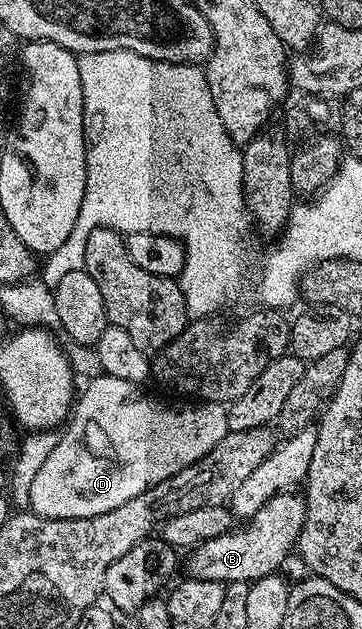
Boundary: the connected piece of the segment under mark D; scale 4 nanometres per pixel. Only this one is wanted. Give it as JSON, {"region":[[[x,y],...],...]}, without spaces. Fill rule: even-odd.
{"region":[[[107,375],[97,377],[95,380],[85,381],[84,387],[86,389],[83,392],[81,389],[77,393],[76,403],[68,417],[68,423],[61,429],[56,450],[52,451],[52,454],[45,459],[44,466],[37,471],[36,478],[32,481],[28,508],[37,516],[52,518],[53,520],[75,520],[76,518],[92,518],[96,514],[108,514],[108,510],[116,510],[116,506],[124,506],[124,502],[132,502],[132,498],[136,498],[136,494],[144,494],[144,490],[172,478],[180,470],[192,466],[192,462],[204,458],[204,454],[208,454],[208,450],[212,450],[212,446],[216,446],[216,442],[220,442],[220,438],[224,438],[226,433],[230,431],[228,418],[226,417],[228,408],[224,404],[211,404],[209,402],[169,404],[166,400],[157,400],[156,397],[149,396],[144,390],[145,387],[132,382],[124,382],[124,378],[112,378]]]}

